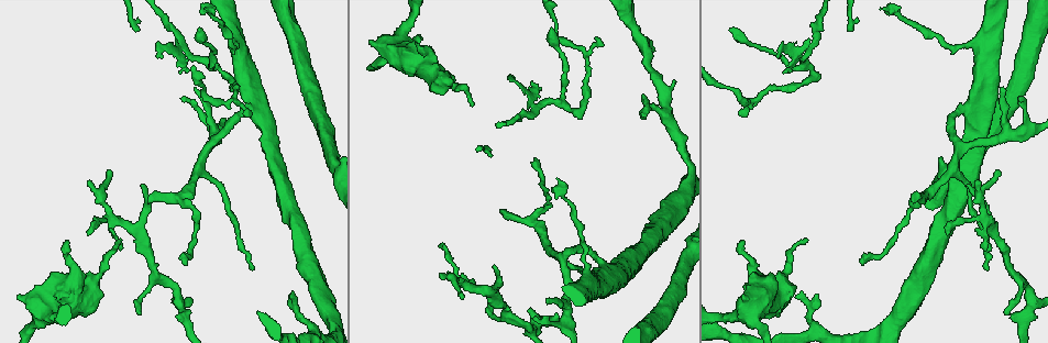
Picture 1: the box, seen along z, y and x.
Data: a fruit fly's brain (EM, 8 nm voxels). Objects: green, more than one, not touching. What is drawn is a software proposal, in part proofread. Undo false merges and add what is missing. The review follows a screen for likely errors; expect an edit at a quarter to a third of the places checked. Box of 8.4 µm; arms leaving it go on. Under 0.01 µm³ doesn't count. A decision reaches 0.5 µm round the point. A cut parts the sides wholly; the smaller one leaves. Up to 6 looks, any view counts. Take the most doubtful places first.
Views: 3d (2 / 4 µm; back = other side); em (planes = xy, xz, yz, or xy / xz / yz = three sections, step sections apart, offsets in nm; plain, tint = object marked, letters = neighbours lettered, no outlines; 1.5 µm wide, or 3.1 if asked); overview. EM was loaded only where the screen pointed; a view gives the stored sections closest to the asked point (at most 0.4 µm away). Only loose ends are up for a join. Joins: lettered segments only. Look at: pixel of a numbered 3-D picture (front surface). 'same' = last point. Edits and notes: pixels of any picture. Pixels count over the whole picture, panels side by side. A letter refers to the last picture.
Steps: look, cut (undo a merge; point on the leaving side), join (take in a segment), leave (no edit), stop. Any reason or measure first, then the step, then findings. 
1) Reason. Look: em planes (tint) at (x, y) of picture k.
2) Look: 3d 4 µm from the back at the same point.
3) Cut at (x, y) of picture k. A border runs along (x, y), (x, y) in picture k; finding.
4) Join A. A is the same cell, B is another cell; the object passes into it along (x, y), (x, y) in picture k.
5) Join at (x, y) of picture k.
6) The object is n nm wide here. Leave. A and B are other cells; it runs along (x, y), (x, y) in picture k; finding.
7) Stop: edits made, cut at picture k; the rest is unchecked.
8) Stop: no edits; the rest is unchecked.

Free end. Look: em planes (tint) at (181, 71) of picture 1.

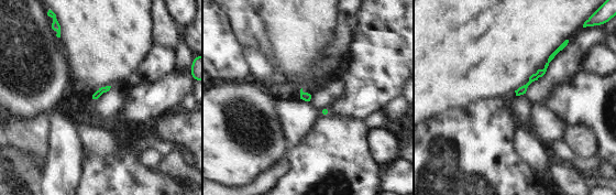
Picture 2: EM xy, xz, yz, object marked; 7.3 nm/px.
Look: em planes (letters) at the same point.

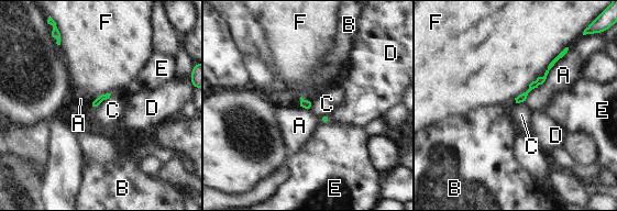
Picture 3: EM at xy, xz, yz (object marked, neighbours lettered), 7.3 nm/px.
The longest contact is with A, 500 nm. Leave. A, B, C, D, E and F are other cells; it runs along (561, 54), (546, 75), (518, 100) in picture 3; no lettered segment goes on from it.

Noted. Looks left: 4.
Thin end. Look: em planes (tint) at (1007, 315) of picture 1.

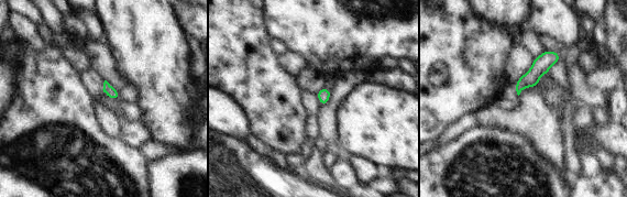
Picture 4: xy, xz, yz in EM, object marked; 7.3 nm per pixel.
Look: em planes (letters) at the same point.

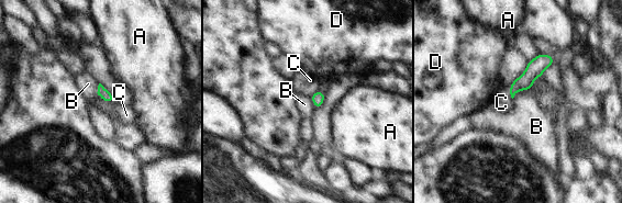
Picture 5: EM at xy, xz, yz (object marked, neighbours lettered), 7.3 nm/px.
Leave. A, B, C and D are other cells; none of them fits.

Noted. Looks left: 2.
Tapers out. Look: em xy step 8 (tint) at (252, 267) of picture 1.

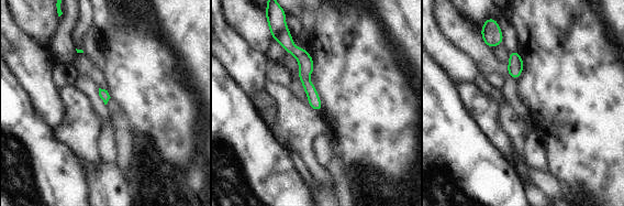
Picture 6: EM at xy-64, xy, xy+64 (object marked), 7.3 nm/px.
Look: em planes (letters) at the same point.

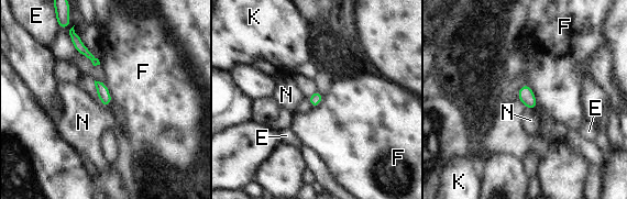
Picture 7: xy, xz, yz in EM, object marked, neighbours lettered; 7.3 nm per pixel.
The object is 90 nm wide here. Leave. E, F, K and N are other cells; a border runs along (525, 83), (531, 89), (538, 104) in picture 7; no lettered segment goes on from it.

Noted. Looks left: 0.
Stop: no edits; the rest is unchecked.

